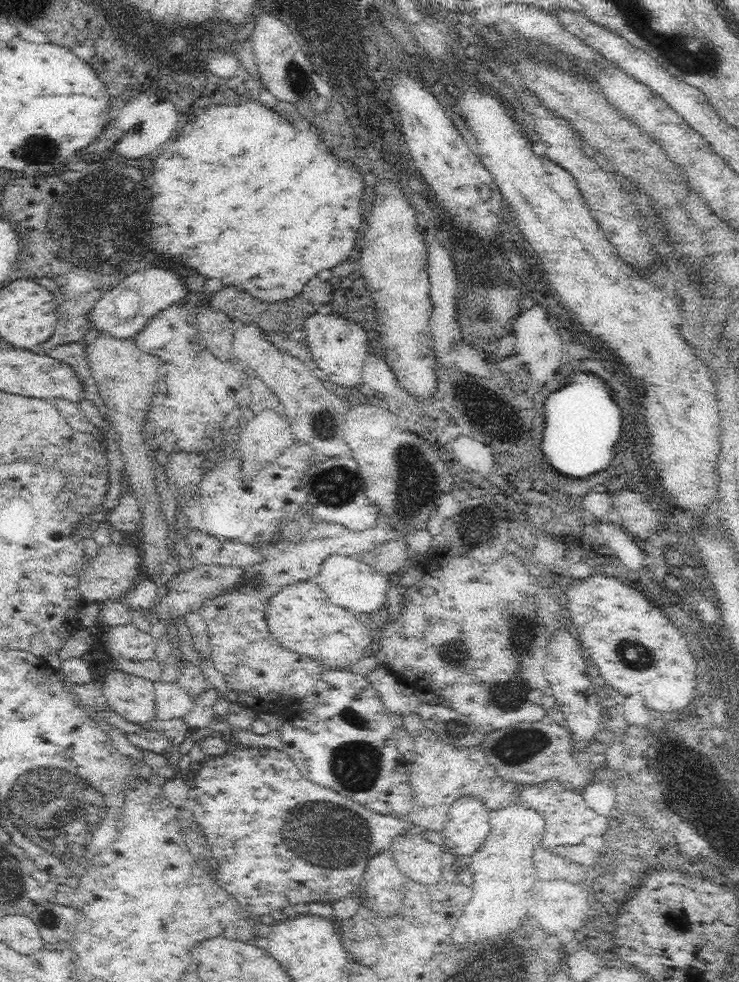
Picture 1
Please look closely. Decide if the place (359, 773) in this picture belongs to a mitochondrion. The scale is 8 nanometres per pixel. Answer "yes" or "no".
yes

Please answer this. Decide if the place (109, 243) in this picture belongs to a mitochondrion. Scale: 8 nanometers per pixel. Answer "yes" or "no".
yes

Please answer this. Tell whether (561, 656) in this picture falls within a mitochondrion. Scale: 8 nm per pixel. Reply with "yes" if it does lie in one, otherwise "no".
no

